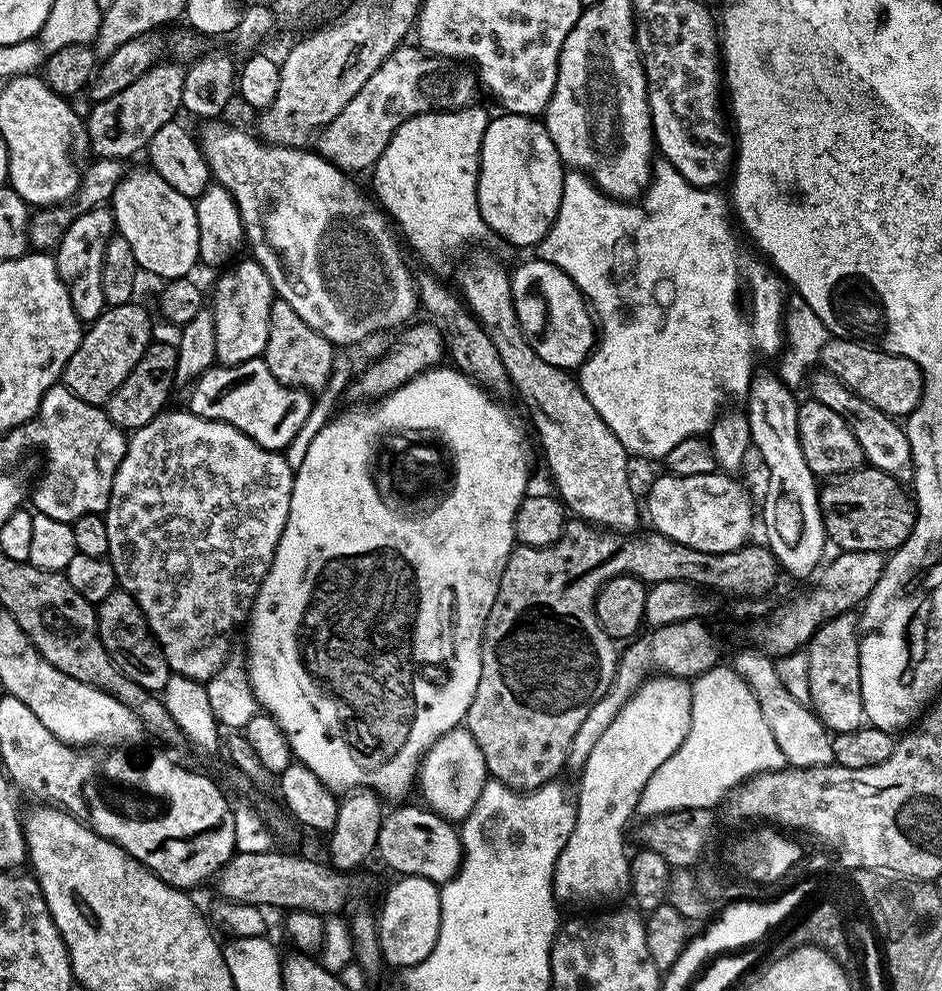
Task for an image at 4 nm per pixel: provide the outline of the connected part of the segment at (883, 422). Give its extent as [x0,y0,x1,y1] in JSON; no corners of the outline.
[810,370,912,482]

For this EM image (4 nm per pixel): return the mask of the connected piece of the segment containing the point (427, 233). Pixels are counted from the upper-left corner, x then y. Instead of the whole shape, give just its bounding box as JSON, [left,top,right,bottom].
[370,107,490,274]

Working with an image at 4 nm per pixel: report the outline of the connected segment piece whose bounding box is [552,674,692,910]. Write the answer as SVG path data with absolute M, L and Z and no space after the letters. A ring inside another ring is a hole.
M652 674L640 685L640 689L629 698L626 706L618 710L618 718L610 722L610 727L598 738L594 750L590 750L590 758L586 758L586 766L579 769L580 793L575 793L576 821L574 830L566 842L564 849L558 854L554 874L552 875L552 892L556 896L557 905L572 910L604 910L615 905L629 895L630 874L628 873L629 853L624 853L624 827L628 819L642 804L646 782L682 746L686 734L690 730L692 717L692 685L687 679L667 674Z

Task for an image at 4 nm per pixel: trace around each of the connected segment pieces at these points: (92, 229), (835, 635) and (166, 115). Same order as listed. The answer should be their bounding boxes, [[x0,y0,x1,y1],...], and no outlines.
[[54,206,114,322],[806,614,866,734],[86,63,185,160]]

